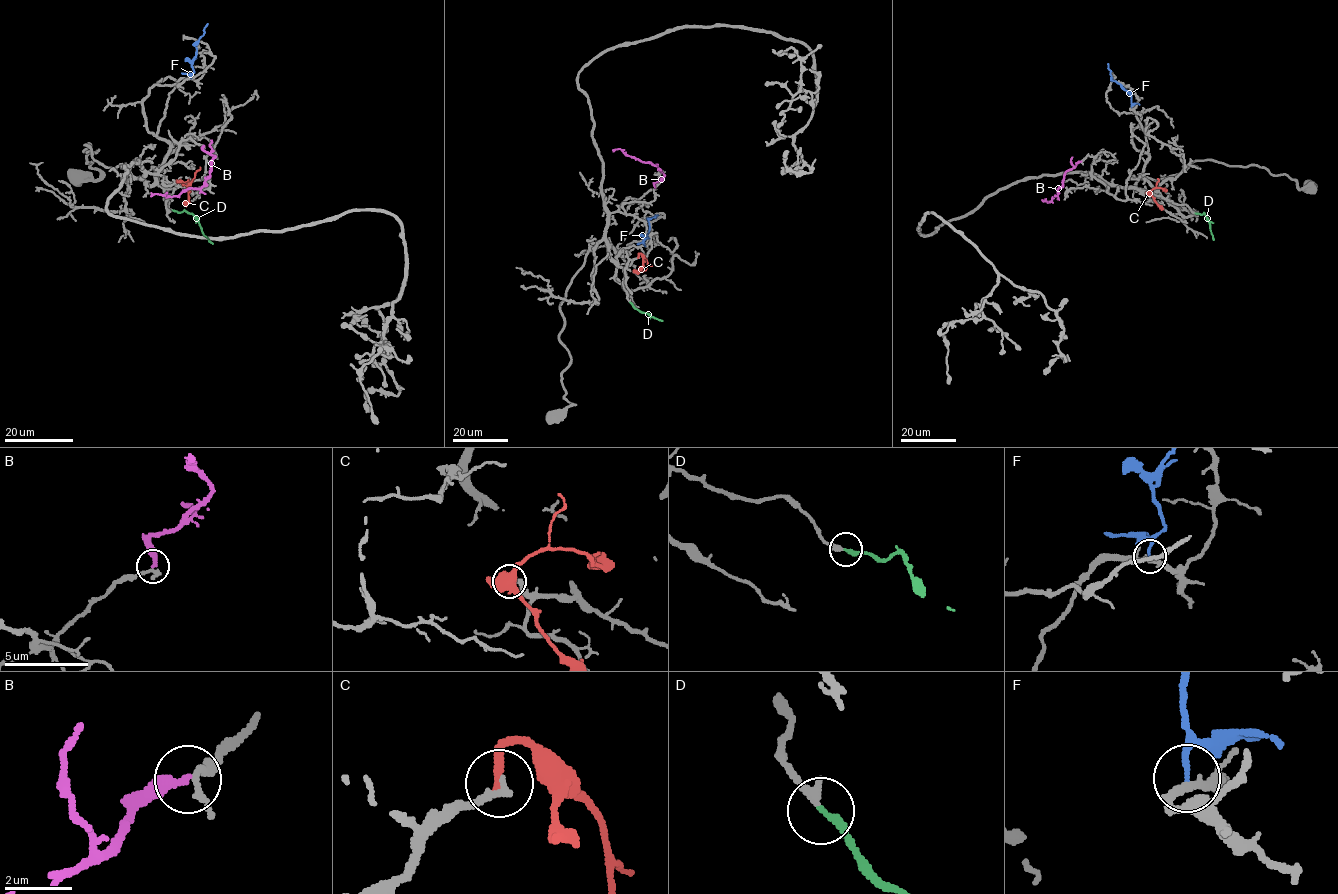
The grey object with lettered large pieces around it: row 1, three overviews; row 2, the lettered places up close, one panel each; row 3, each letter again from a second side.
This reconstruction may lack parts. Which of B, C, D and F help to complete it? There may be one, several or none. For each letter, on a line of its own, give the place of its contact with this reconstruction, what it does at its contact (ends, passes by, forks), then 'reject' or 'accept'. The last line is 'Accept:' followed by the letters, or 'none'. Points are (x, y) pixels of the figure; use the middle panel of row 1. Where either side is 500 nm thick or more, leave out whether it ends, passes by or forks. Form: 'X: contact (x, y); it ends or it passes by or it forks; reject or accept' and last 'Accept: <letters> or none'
B: contact (655, 188); it ends; reject
C: contact (638, 256); it ends; reject
D: contact (630, 302); it ends; accept
F: contact (645, 238); it ends; reject
Accept: D

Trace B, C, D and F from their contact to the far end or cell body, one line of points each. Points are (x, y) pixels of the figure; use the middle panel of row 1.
B: (655, 188), (654, 183), (664, 174), (656, 165), (627, 156), (620, 149), (612, 150)
C: (638, 257), (641, 253), (647, 267), (639, 272), (633, 270)
D: (630, 302), (640, 311), (662, 320)
F: (644, 238), (649, 227), (648, 220), (658, 215)

